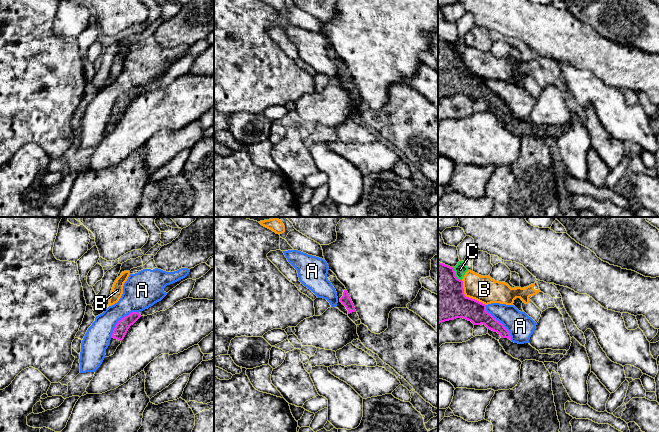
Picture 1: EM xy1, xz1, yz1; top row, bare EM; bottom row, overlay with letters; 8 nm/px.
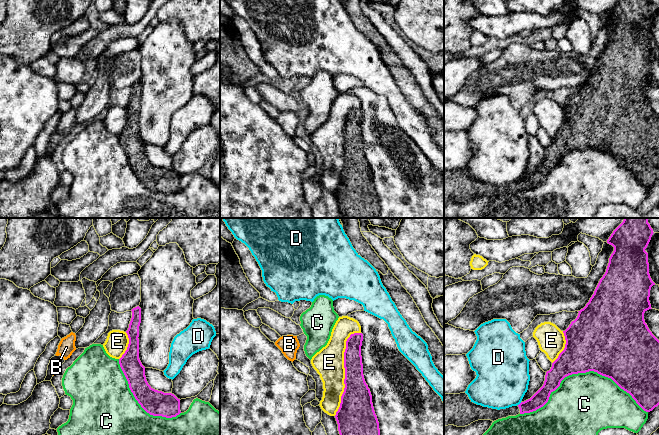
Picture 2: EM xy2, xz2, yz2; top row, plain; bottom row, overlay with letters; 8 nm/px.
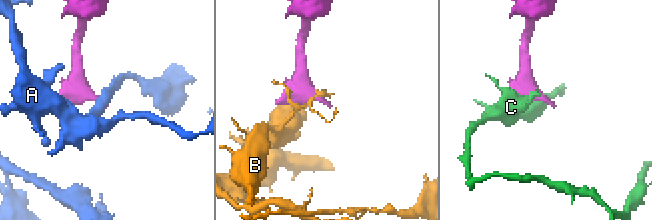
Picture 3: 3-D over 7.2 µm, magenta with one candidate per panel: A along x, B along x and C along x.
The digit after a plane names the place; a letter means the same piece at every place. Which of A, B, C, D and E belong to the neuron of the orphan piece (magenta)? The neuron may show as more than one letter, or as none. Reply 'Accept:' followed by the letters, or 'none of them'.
Accept: none of them

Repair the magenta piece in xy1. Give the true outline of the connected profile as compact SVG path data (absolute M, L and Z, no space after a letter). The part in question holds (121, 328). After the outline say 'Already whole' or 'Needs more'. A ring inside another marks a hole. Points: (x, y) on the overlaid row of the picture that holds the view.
M132 312L118 321L111 335L111 340L108 348L106 349L105 357L109 357L114 354L117 347L121 344L121 341L124 339L130 326L133 325L140 317L140 313Z. Needs more

